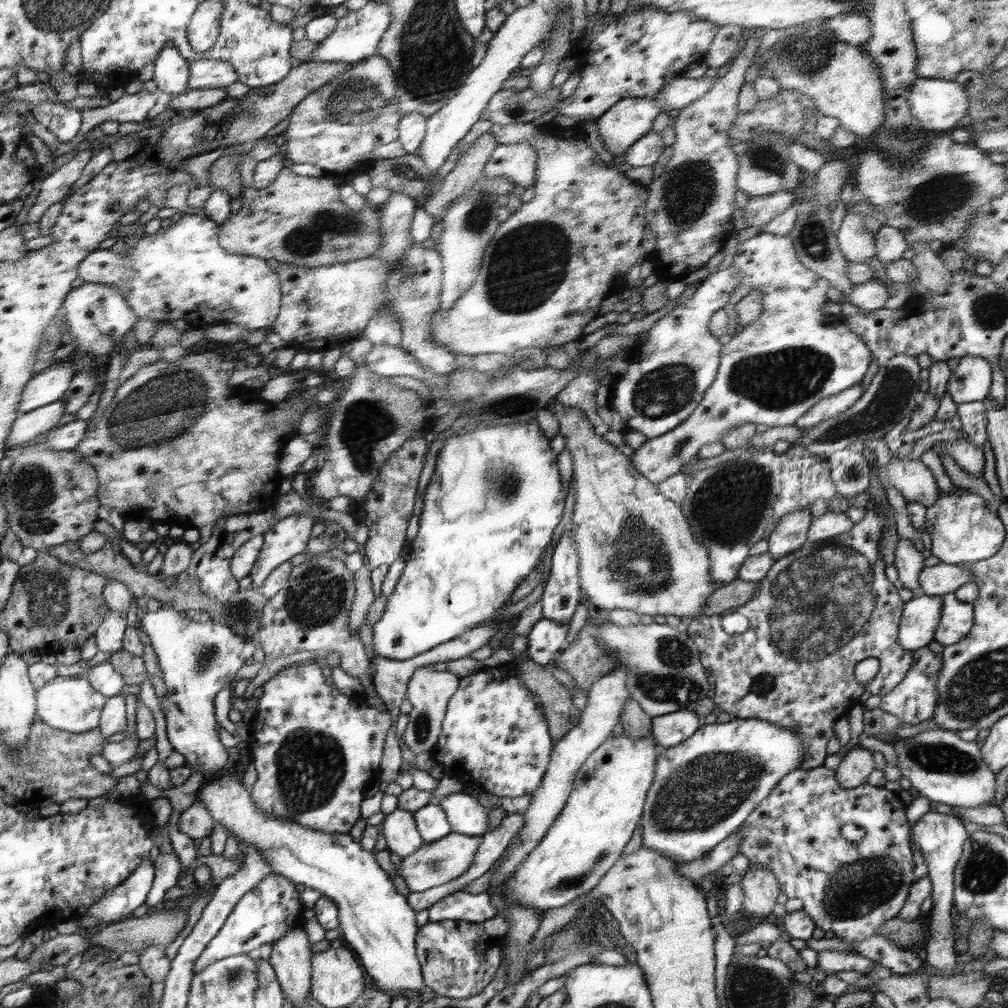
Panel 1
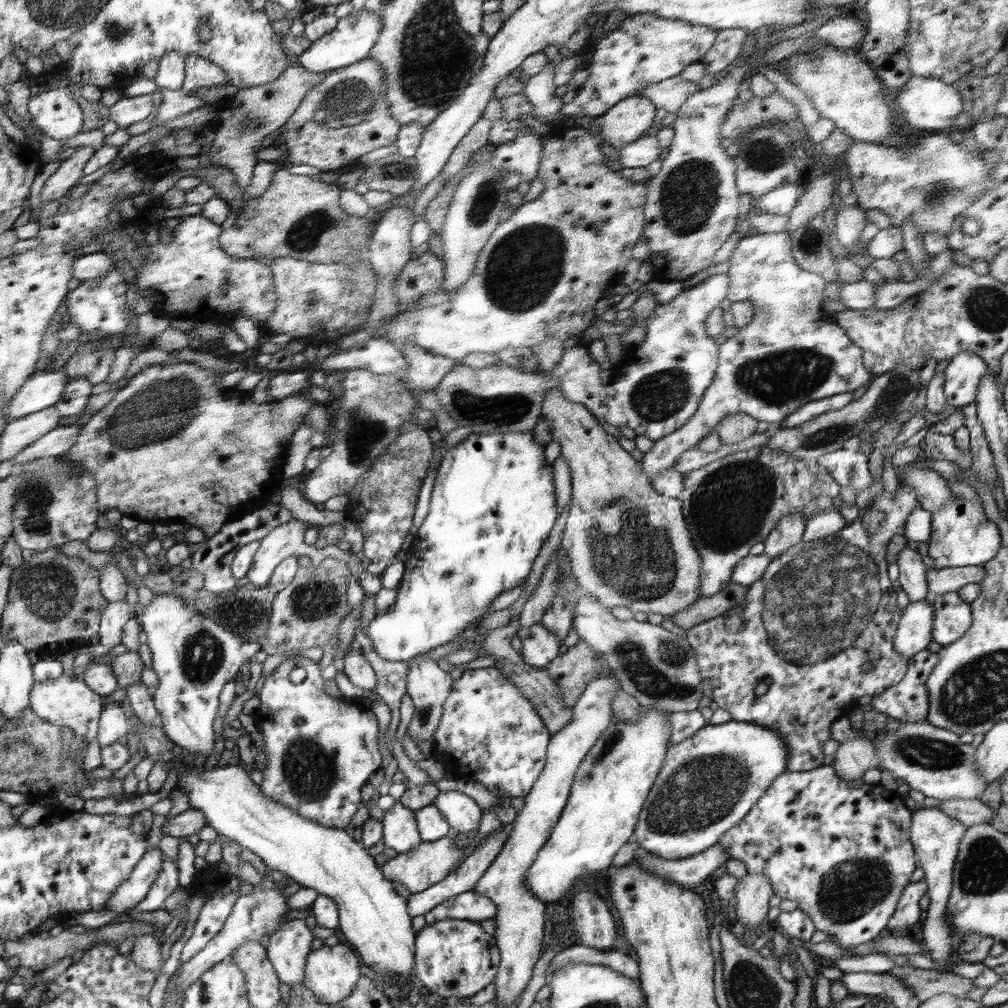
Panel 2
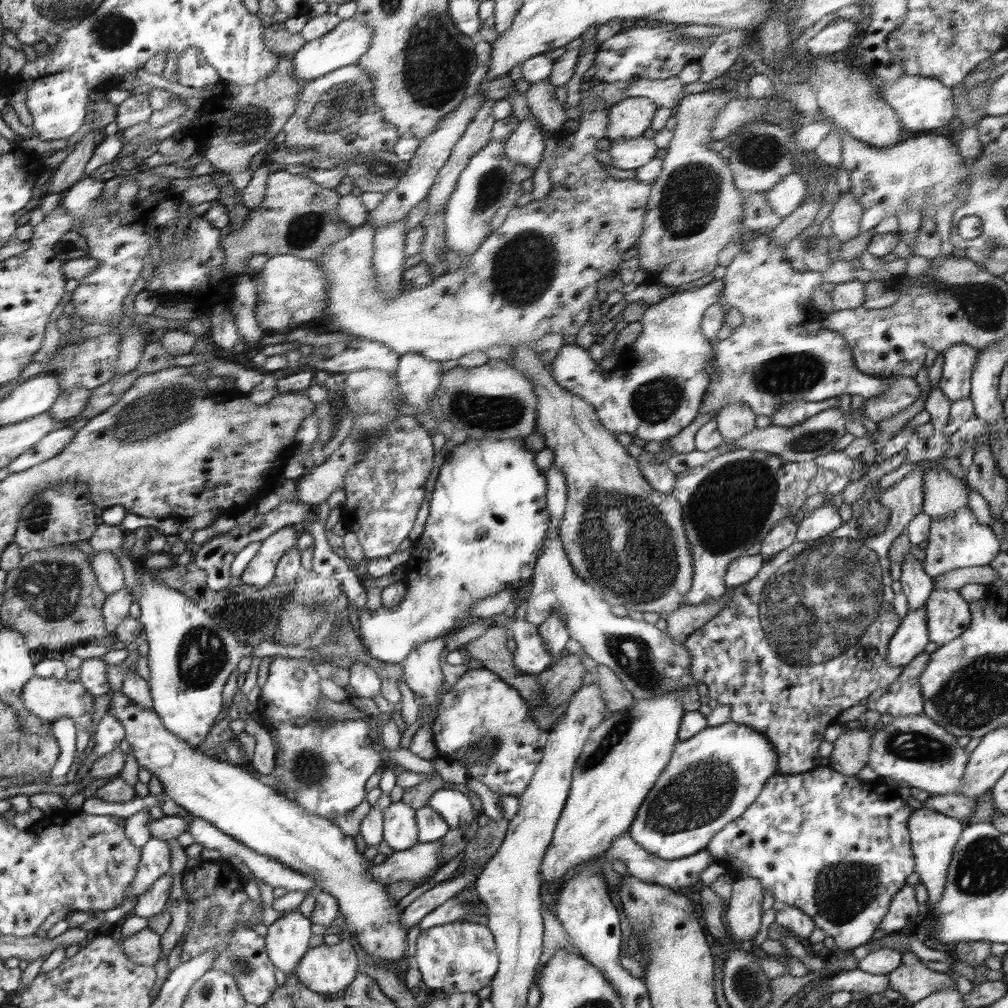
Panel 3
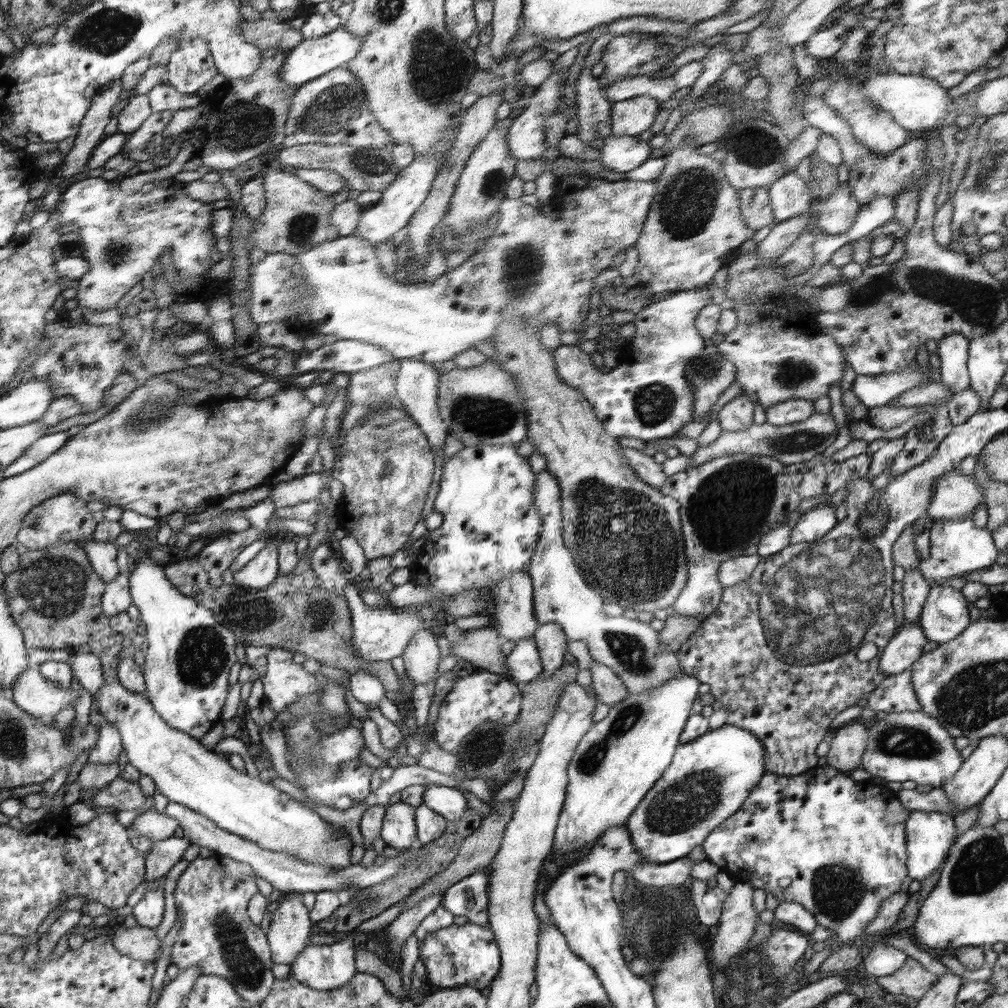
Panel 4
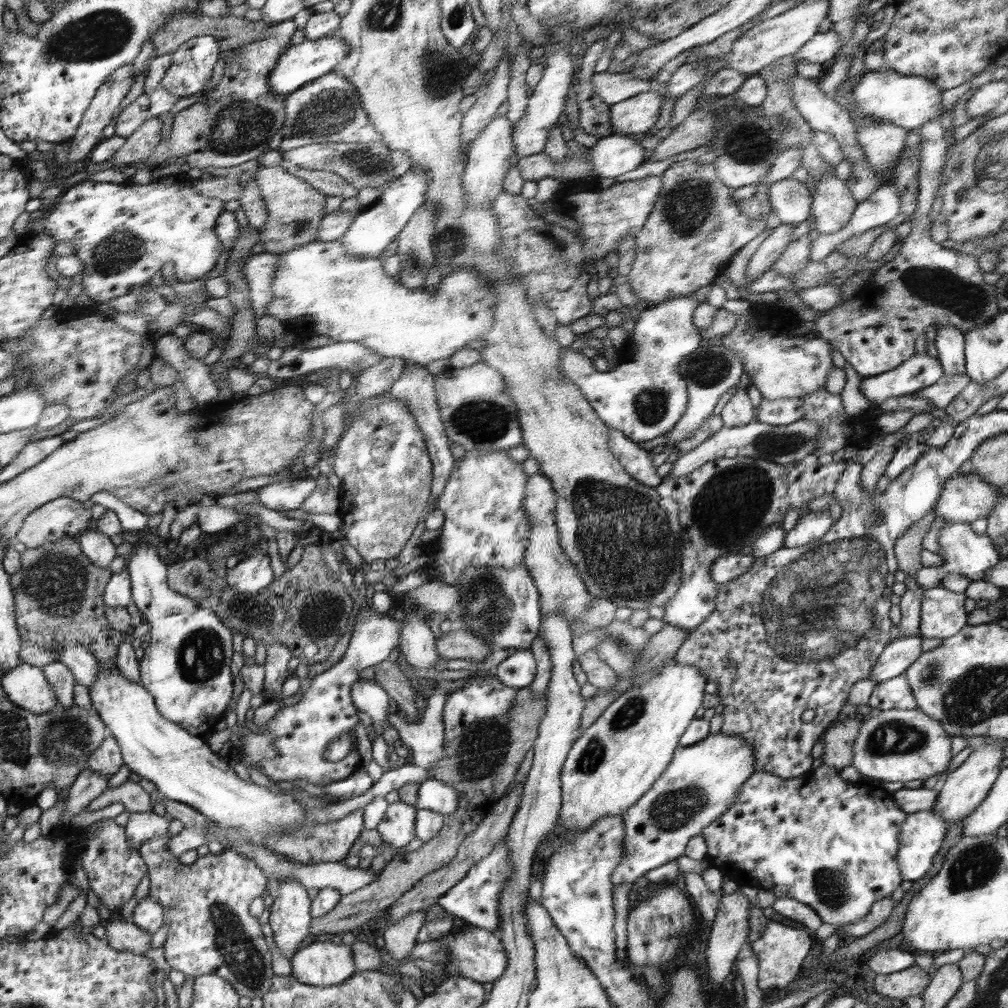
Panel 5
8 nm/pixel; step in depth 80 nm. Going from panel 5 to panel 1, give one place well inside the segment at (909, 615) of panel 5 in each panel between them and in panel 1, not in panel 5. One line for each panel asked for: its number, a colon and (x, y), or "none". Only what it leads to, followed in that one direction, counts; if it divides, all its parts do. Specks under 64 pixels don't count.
1: (909, 561)
2: (912, 578)
3: (915, 583)
4: (916, 588)

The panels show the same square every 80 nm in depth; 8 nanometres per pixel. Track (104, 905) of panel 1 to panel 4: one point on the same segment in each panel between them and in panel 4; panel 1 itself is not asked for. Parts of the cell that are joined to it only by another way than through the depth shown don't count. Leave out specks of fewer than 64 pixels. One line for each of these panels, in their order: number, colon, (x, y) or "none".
2: (130, 894)
3: (155, 853)
4: (164, 854)

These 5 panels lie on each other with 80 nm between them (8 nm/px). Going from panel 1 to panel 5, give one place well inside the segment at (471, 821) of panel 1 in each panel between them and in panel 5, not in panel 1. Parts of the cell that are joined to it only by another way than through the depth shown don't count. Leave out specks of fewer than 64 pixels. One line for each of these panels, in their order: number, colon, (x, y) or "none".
2: (461, 812)
3: (455, 807)
4: (447, 801)
5: (437, 796)

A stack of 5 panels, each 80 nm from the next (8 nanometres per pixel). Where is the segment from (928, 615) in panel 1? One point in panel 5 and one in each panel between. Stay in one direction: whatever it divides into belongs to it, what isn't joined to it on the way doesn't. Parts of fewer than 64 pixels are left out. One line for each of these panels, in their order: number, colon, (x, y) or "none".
2: (914, 631)
3: (910, 639)
4: (905, 648)
5: (898, 655)

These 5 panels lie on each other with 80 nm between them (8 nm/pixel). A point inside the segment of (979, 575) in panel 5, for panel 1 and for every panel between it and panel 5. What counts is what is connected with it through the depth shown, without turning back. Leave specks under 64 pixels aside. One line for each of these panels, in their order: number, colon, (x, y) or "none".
1: (963, 530)
2: (961, 535)
3: (956, 541)
4: (957, 546)

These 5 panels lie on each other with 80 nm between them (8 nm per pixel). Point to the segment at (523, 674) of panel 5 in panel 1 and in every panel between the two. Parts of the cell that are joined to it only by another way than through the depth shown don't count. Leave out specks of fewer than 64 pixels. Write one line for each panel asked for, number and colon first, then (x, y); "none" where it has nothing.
1: (547, 637)
2: (540, 645)
3: (532, 656)
4: (524, 664)

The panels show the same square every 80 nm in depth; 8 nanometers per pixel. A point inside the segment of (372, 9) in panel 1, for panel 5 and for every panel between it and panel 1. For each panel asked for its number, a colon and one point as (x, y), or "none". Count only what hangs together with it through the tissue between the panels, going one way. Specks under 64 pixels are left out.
2: (354, 38)
3: (343, 46)
4: (313, 58)
5: (298, 65)

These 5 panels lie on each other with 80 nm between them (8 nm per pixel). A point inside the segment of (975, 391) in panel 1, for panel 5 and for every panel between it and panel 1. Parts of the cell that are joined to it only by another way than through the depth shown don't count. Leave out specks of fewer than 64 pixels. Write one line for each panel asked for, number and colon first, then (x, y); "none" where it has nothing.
2: (964, 373)
3: (959, 360)
4: (953, 350)
5: (950, 342)

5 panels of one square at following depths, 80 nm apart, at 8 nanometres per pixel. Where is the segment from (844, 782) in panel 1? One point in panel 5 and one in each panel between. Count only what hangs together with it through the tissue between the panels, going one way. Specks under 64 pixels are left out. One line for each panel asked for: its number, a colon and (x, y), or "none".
2: (856, 755)
3: (851, 751)
4: (847, 746)
5: (838, 740)

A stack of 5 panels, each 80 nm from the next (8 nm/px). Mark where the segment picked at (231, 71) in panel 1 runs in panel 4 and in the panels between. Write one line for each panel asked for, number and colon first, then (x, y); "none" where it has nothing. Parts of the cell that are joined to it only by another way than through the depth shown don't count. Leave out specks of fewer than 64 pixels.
2: (199, 72)
3: (193, 70)
4: (191, 66)

